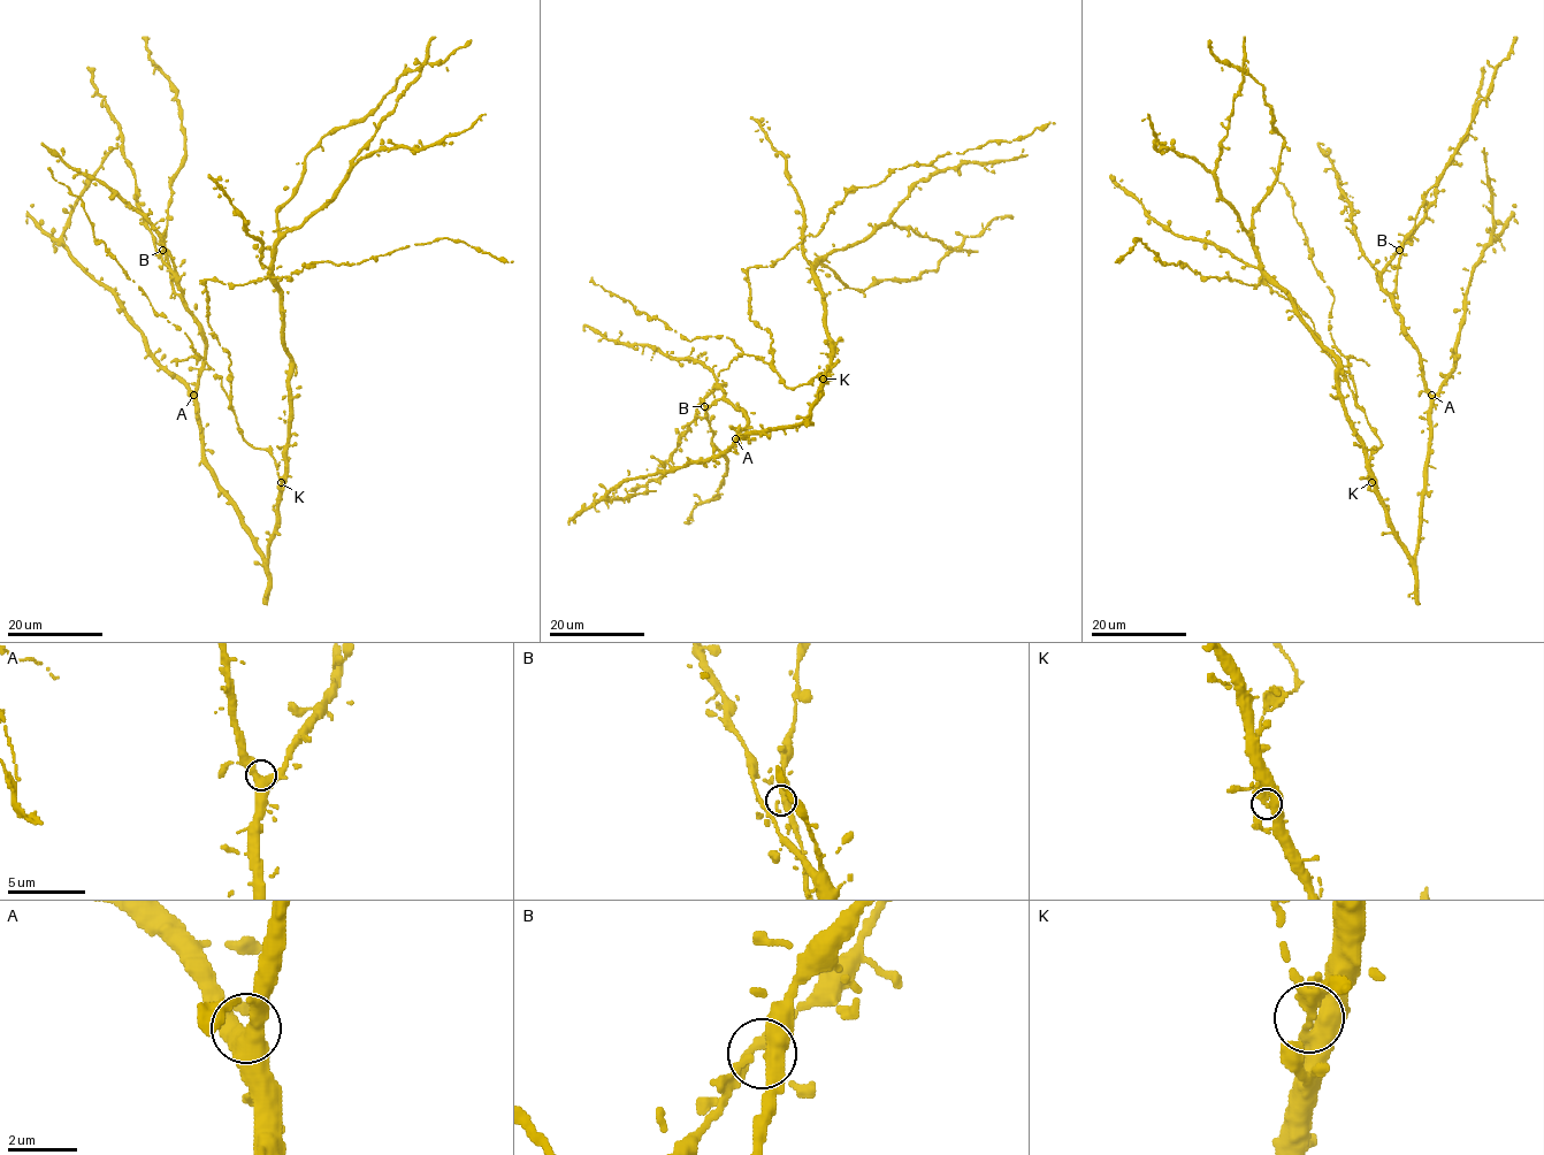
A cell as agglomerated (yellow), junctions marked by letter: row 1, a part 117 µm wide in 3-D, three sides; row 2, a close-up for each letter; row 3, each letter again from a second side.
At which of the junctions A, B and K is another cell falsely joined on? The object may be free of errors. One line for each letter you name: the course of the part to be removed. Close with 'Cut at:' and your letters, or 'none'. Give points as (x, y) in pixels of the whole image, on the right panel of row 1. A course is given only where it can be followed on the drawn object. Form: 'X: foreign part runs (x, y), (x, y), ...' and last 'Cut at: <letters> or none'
K: foreign part runs (1371, 482), (1380, 441), (1293, 300), (1261, 280), (1161, 264), (1134, 238), (1116, 261)
Cut at: K

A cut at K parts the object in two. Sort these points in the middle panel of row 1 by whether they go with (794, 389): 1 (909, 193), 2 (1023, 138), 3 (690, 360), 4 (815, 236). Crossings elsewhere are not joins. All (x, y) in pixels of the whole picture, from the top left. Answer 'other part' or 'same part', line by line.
1: other part
2: same part
3: other part
4: same part

